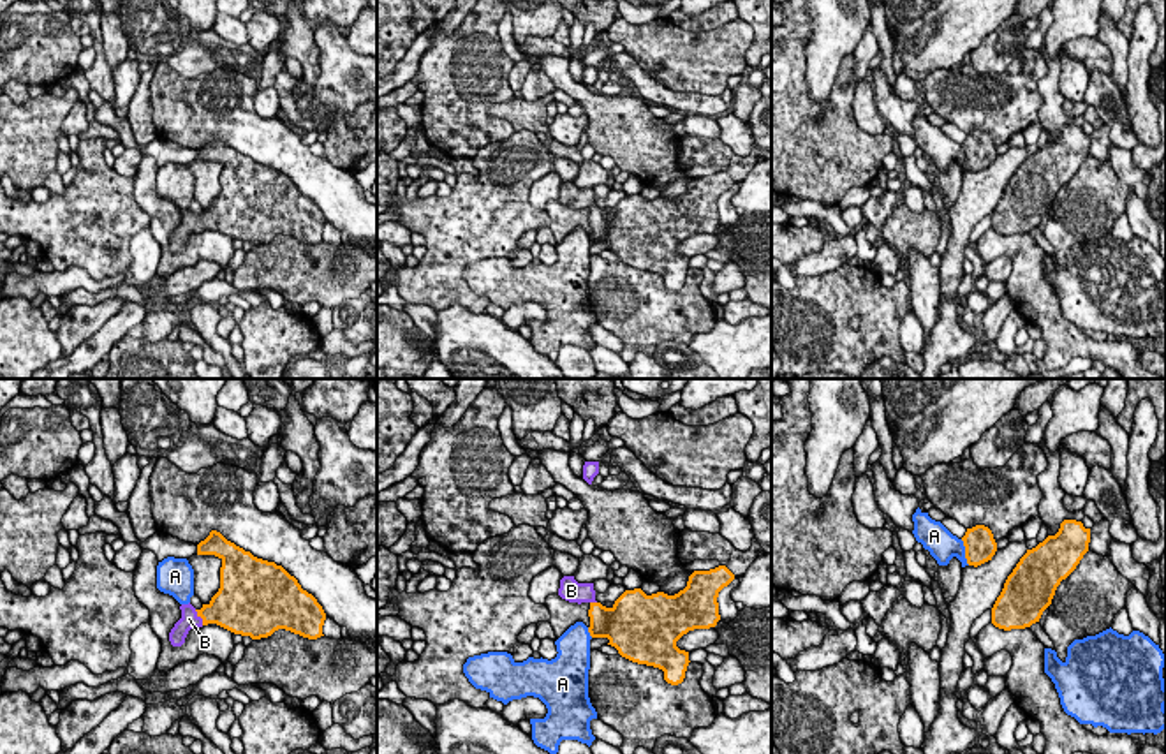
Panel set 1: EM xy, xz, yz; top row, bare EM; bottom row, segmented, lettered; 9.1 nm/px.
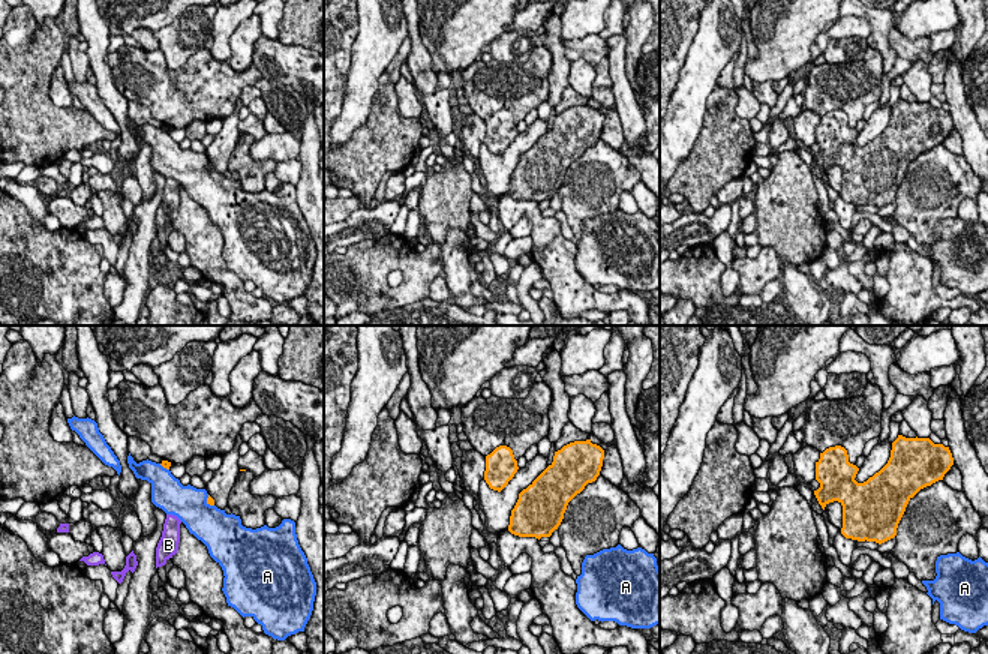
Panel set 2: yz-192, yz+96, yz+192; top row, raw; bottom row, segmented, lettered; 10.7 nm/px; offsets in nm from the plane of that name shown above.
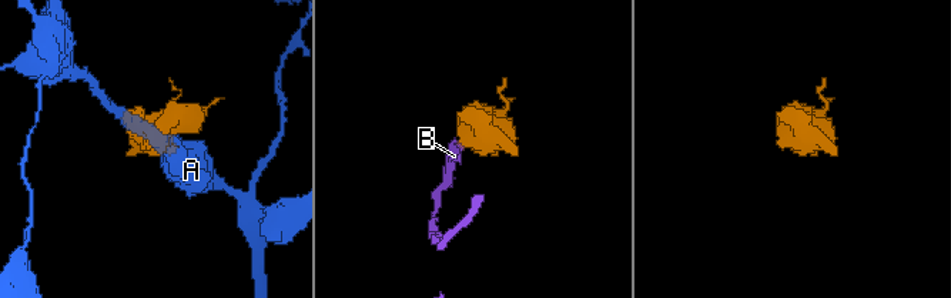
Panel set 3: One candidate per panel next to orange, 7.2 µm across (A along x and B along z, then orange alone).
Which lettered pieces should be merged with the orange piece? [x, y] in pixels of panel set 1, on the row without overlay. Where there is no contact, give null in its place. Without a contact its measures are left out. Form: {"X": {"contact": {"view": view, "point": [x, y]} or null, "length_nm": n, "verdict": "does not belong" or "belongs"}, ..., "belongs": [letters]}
{"A": {"contact": {"view": "yz", "point": [966, 157]}, "length_nm": 260, "verdict": "does not belong"}, "B": {"contact": {"view": "xy", "point": [199, 221]}, "length_nm": 170, "verdict": "belongs"}, "belongs": ["B"]}

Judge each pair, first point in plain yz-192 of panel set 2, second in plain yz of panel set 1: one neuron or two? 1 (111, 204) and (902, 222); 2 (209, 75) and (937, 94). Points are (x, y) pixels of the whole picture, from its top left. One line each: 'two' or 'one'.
1: two
2: one

